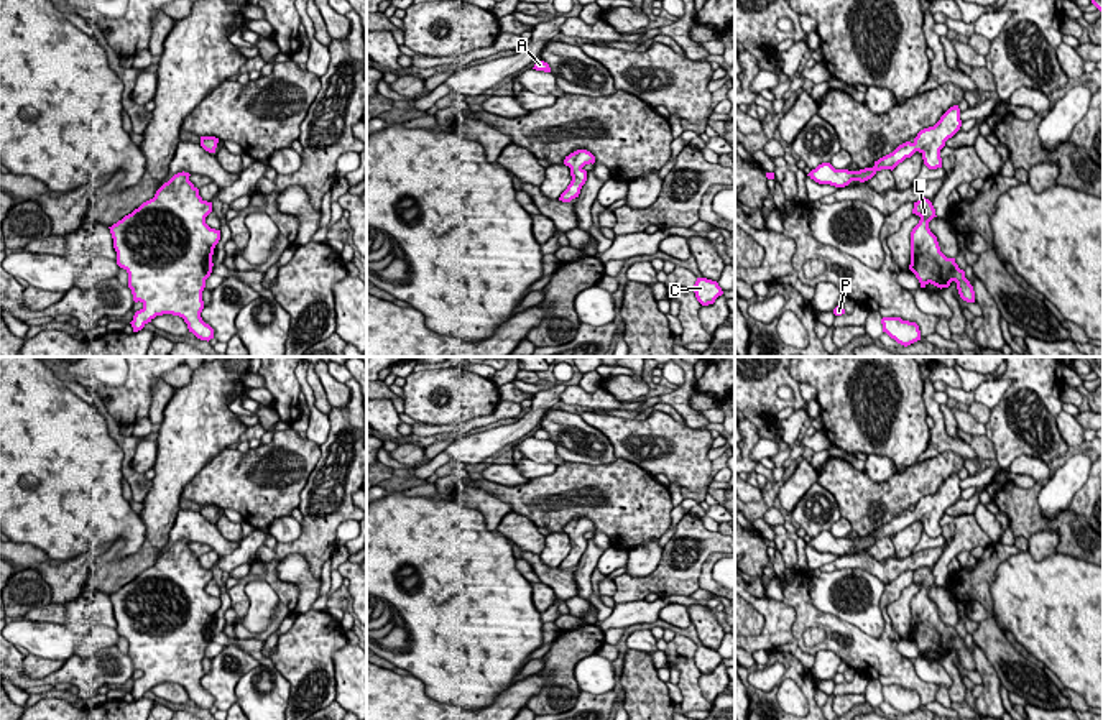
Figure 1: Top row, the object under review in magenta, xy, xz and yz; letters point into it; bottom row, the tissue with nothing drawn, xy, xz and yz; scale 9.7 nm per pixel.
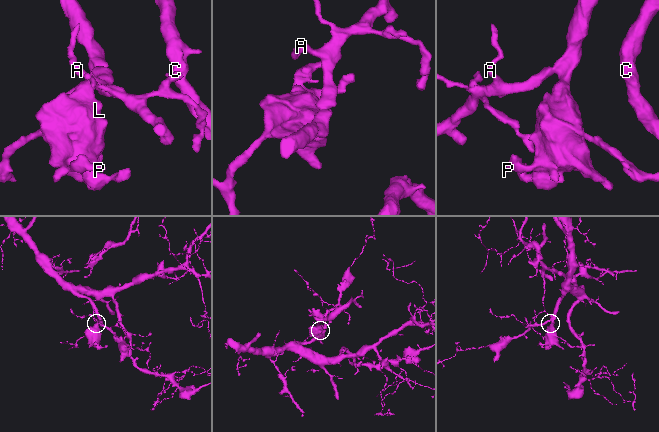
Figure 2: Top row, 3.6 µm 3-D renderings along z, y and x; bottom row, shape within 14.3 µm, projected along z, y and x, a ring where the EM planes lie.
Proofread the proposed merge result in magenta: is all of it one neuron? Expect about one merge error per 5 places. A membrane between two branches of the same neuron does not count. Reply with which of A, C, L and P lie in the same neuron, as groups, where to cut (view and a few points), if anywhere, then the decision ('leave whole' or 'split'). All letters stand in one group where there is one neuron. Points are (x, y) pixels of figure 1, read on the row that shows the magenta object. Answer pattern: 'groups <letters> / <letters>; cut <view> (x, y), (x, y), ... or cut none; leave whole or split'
groups A C L P; cut none; leave whole

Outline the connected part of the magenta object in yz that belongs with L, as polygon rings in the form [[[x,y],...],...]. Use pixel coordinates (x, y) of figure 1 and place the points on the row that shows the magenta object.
[[[929,199],[914,202],[912,214],[919,215],[919,224],[911,232],[911,265],[921,288],[929,283],[937,288],[948,288],[957,283],[958,294],[967,302],[975,302],[975,291],[965,278],[965,271],[958,268],[955,258],[947,258],[939,247],[937,237],[930,232],[929,222],[937,217]]]

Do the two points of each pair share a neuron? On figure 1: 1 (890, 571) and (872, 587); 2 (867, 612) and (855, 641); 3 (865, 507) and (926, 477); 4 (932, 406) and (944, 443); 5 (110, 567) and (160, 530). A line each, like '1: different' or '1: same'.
1: different
2: different
3: same
4: same
5: same

